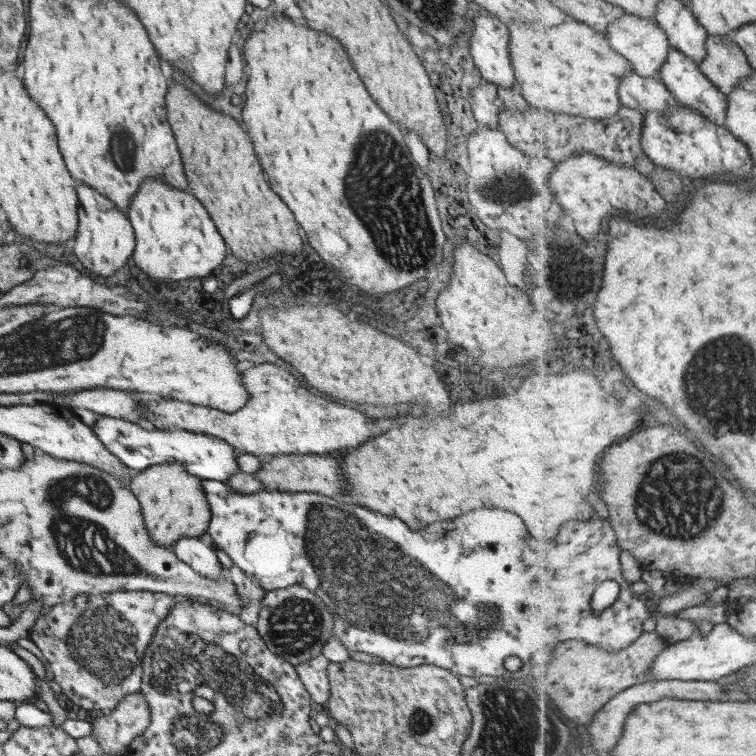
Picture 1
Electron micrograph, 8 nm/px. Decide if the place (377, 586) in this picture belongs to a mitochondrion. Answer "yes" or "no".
yes

